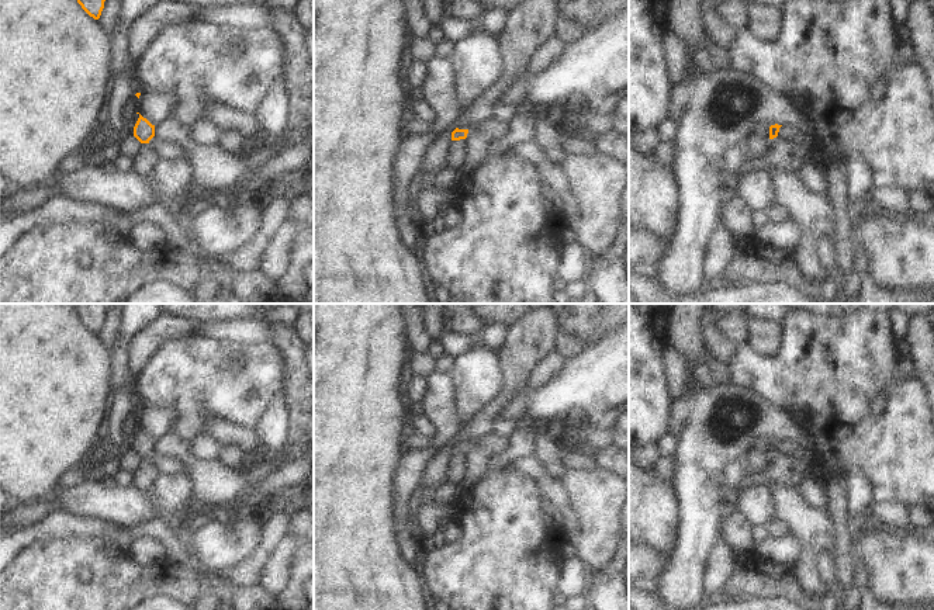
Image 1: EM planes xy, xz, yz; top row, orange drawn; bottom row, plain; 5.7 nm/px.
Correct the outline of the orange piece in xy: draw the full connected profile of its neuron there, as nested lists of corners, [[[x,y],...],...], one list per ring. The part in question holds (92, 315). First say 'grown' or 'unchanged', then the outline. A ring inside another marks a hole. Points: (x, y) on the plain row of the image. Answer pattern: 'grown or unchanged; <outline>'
unchanged; [[[72,304],[82,323],[94,335],[98,335],[104,323],[107,308],[104,304]]]

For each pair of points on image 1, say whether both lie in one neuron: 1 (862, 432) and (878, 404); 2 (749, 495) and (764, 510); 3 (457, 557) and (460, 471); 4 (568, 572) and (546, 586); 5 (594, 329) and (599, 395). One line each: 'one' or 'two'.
1: two
2: one
3: two
4: two
5: two

